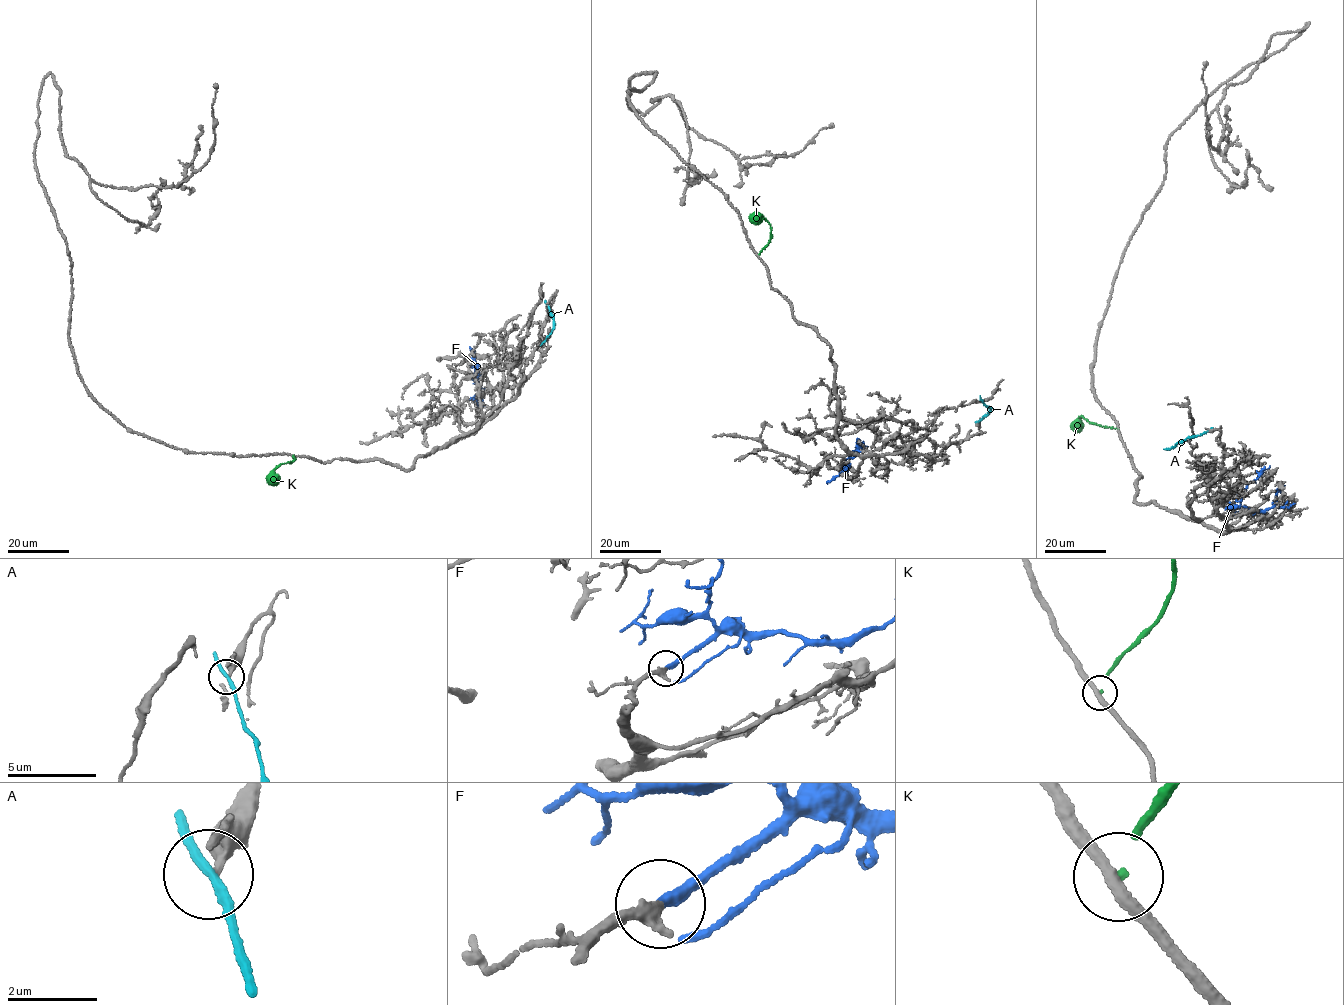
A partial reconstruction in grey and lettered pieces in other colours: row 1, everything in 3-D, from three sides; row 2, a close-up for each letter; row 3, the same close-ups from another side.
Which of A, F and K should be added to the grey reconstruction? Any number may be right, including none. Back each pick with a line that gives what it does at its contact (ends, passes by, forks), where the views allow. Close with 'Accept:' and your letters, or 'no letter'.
F: it passes by
Accept: F

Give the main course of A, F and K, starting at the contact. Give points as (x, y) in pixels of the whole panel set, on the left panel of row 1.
A: (547, 305), (553, 327), (540, 345)
F: (484, 405), (478, 398), (477, 371), (469, 347)
K: (293, 455), (294, 459), (291, 463), (274, 469), (271, 485)

